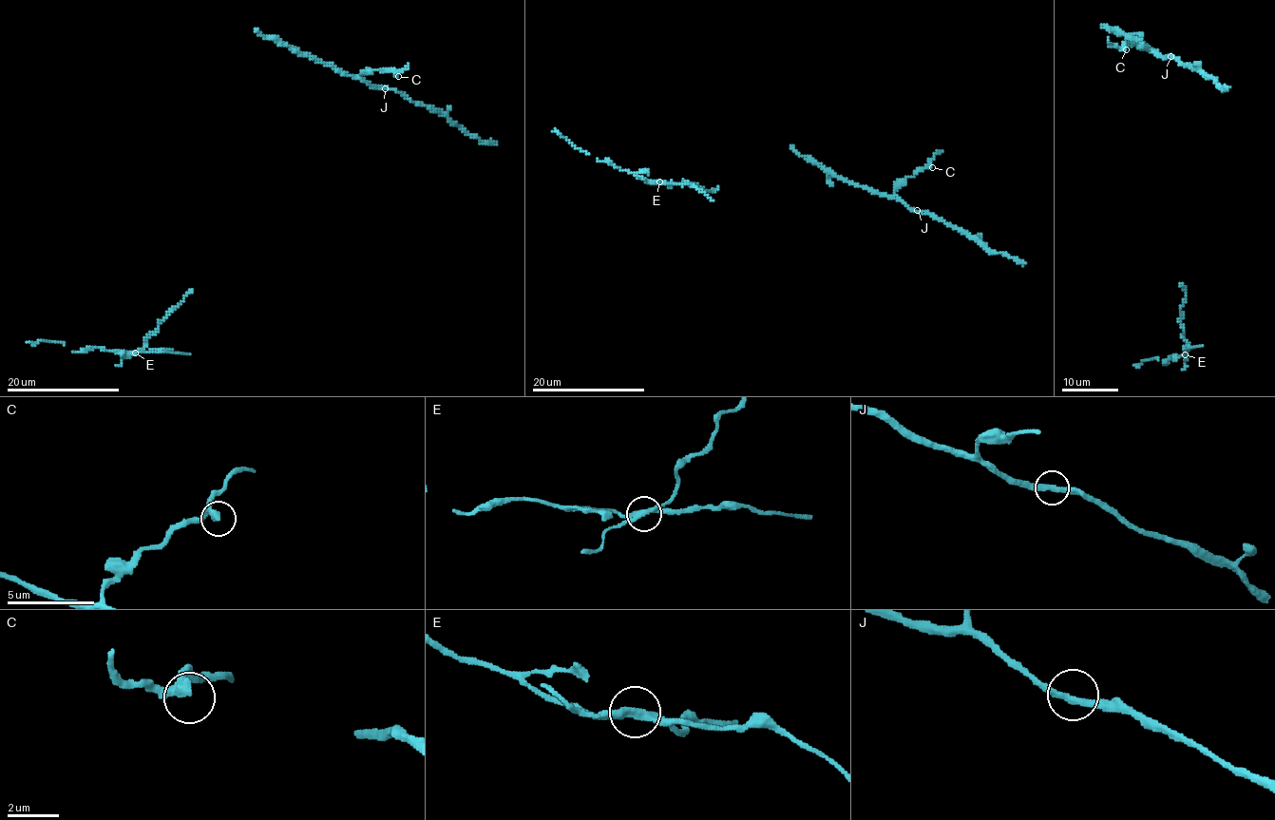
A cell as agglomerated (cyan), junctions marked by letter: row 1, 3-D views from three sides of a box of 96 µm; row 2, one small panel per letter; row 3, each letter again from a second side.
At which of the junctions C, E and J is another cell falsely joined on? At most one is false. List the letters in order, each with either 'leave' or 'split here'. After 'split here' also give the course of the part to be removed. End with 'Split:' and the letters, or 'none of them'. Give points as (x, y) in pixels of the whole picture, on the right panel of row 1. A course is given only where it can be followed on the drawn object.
C: leave
E: split here; course (1185, 353), (1188, 345), (1183, 338), (1181, 321), (1185, 289), (1179, 282)
J: leave
Split: E

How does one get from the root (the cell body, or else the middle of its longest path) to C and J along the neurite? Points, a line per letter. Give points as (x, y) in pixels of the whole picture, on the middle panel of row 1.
C: (822, 168), (886, 195), (892, 195), (907, 177), (919, 170), (932, 167)
J: (822, 168), (881, 194), (895, 195), (917, 210)

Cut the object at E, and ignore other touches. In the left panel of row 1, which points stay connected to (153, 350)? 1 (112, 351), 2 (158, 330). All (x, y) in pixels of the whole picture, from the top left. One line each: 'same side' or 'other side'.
1: same side
2: other side

